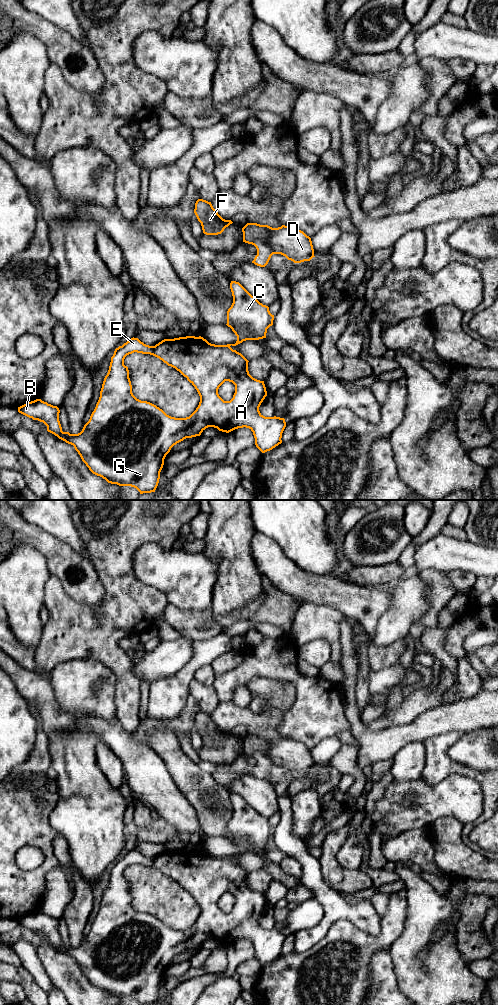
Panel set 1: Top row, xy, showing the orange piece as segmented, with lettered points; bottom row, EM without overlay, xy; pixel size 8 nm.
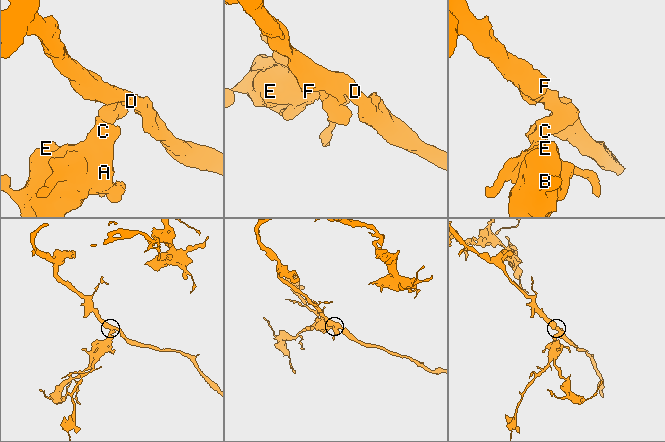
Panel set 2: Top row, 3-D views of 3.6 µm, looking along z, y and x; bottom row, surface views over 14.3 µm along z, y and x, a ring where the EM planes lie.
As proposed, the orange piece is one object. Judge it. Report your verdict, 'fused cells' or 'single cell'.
fused cells

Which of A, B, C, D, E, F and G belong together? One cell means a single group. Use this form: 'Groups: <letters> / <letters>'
Groups: A B C E G / D F

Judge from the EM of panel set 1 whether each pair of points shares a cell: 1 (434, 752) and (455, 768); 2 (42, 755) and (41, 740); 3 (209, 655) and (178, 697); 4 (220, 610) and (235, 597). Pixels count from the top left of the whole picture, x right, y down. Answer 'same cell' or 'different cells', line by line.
1: same cell
2: same cell
3: same cell
4: same cell

